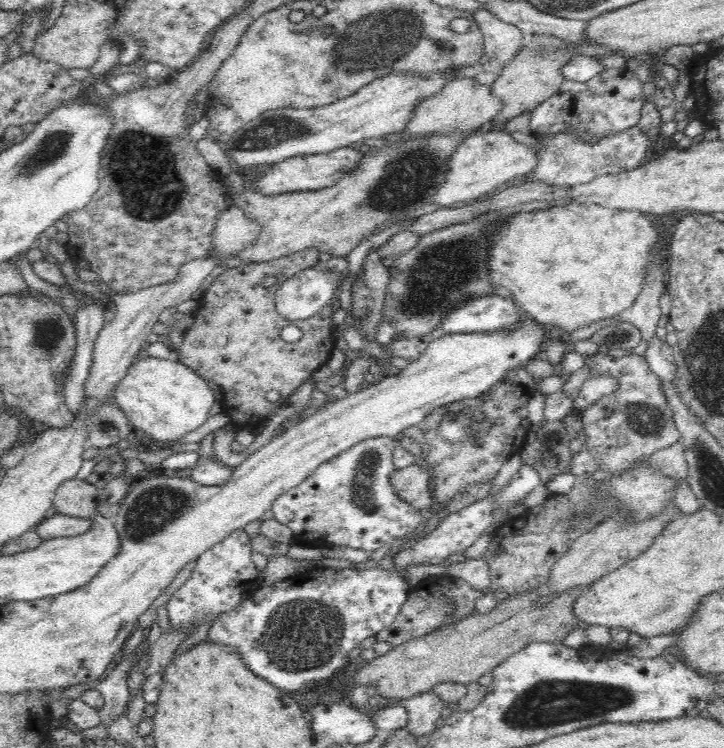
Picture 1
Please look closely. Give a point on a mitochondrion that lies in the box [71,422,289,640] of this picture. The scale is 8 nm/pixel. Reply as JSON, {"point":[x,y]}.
{"point":[155,510]}

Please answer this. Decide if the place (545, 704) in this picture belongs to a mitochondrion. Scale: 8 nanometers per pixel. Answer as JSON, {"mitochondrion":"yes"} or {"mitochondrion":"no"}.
{"mitochondrion":"yes"}

